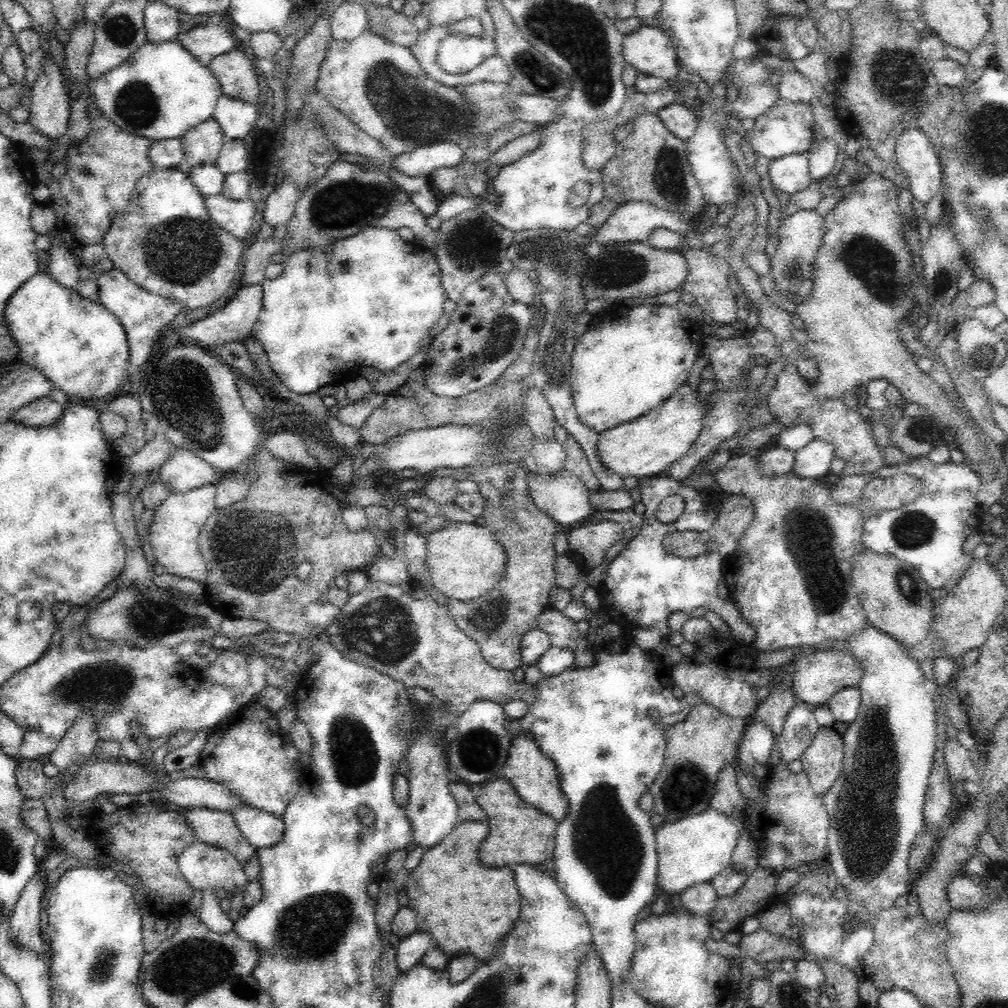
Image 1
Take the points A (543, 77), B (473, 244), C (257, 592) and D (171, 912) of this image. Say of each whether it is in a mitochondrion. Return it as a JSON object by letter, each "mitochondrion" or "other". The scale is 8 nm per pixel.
{"A":"mitochondrion","B":"mitochondrion","C":"mitochondrion","D":"other"}

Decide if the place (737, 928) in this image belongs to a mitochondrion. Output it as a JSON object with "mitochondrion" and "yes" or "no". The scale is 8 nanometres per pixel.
{"mitochondrion":"no"}

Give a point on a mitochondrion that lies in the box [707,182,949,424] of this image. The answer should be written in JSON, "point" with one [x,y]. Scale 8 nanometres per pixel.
{"point":[867,260]}

